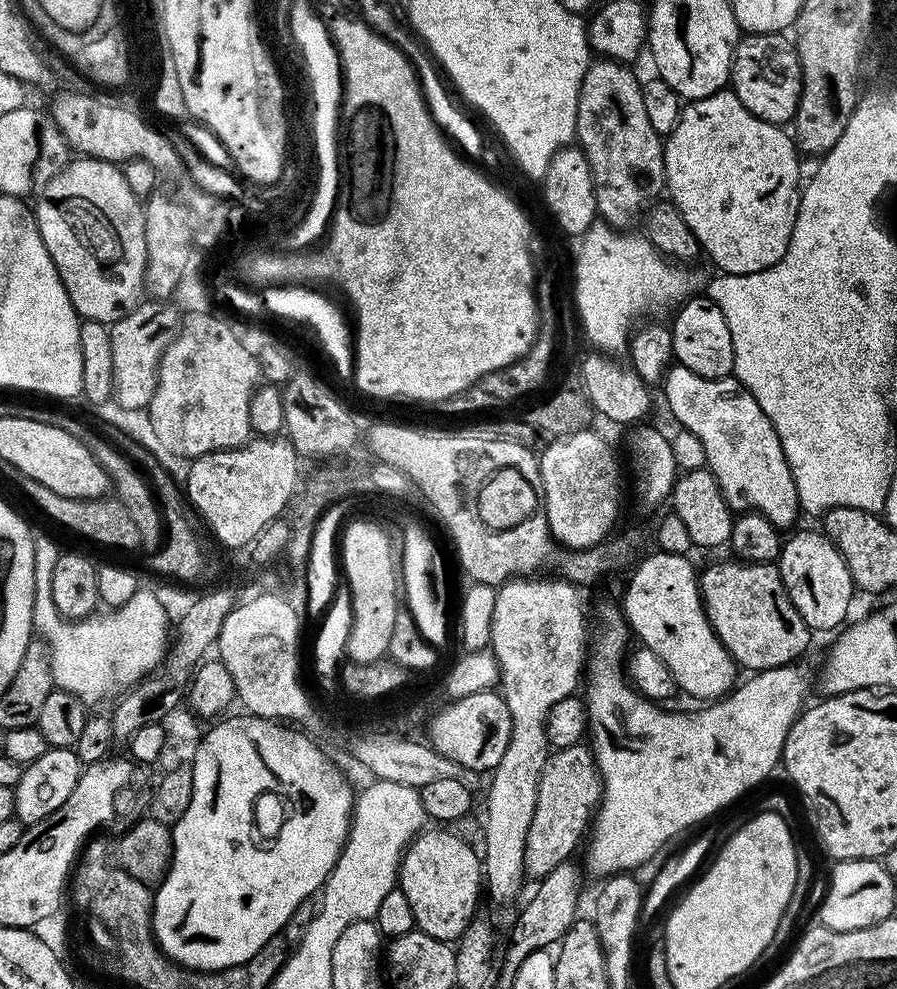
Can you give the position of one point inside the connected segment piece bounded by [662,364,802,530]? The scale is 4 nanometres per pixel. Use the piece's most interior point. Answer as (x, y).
(743, 451)

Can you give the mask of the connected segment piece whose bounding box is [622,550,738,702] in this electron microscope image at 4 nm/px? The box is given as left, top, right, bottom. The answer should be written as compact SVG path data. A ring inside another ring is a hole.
M659 550L653 553L631 569L632 577L624 588L623 619L631 635L635 639L637 636L643 647L654 650L654 654L670 666L670 674L674 674L681 693L697 696L700 702L715 702L733 691L738 680L738 665L726 646L722 646L704 613L698 568L691 564L688 556Z

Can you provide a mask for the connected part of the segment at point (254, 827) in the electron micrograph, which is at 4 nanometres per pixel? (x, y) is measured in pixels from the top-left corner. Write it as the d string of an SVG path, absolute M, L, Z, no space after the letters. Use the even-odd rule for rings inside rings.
M232 716L229 720L220 718L209 732L200 737L196 756L191 761L193 768L193 790L186 812L178 818L172 830L172 861L168 873L159 881L152 902L152 932L156 936L161 952L181 968L193 972L220 972L223 968L246 964L270 941L272 936L281 935L284 923L298 909L300 903L311 901L323 889L329 874L334 870L342 854L344 844L348 841L348 829L352 826L354 807L354 789L346 776L340 772L323 753L319 743L303 736L303 731L284 722L267 720L265 716Z

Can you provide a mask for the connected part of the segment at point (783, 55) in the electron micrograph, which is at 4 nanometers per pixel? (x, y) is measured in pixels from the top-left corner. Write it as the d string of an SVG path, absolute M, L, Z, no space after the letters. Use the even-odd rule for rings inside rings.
M774 32L748 34L736 46L730 77L731 91L758 118L771 124L787 125L796 112L802 90L800 60L791 39Z

